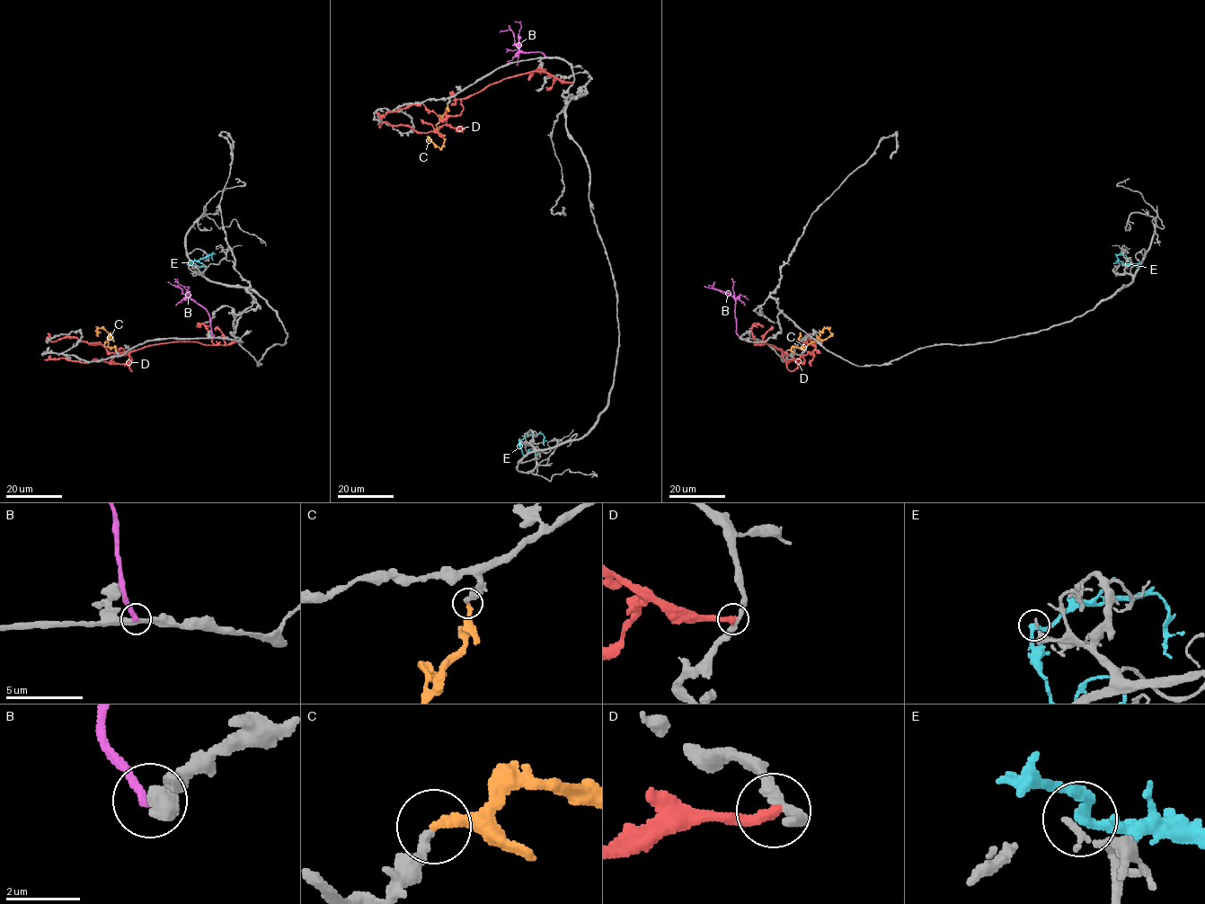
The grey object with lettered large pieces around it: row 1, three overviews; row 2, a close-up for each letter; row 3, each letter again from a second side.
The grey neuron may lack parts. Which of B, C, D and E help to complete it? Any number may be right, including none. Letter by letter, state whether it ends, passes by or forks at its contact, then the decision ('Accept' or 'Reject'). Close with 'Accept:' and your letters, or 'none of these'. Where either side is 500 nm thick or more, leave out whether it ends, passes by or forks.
B: It ends there. Reject
C: It ends there. Accept
D: It ends there. Reject
E: It passes by. Reject
Accept: C

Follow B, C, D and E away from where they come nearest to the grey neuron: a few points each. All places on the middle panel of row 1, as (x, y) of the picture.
B: (545, 57), (539, 52), (523, 52), (510, 30), (500, 31)
C: (447, 104), (447, 112), (437, 125), (443, 137), (443, 146), (439, 148), (429, 141), (429, 137)
D: (572, 82), (544, 72), (519, 74), (461, 99), (463, 110), (437, 131), (387, 122), (379, 128)
E: (519, 439), (542, 433), (544, 445)

